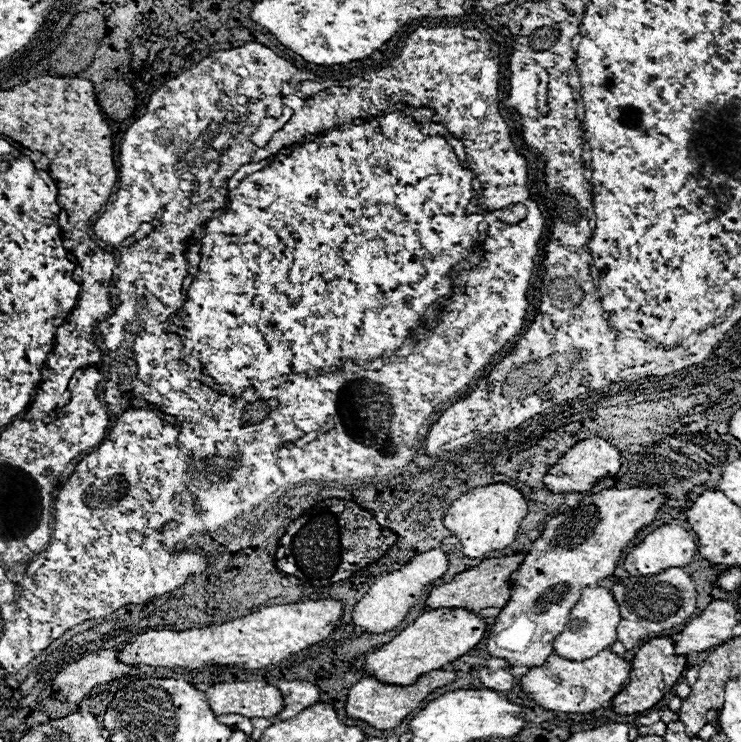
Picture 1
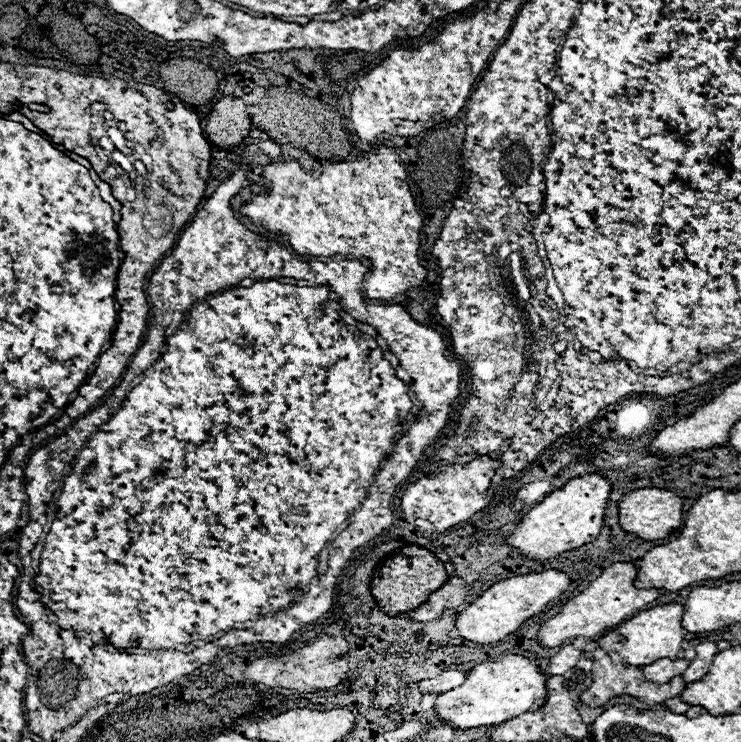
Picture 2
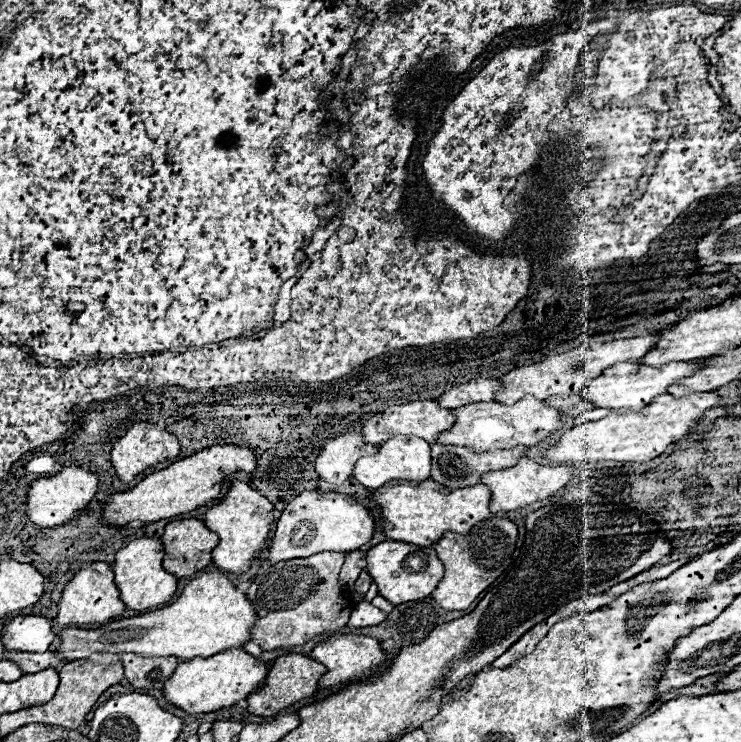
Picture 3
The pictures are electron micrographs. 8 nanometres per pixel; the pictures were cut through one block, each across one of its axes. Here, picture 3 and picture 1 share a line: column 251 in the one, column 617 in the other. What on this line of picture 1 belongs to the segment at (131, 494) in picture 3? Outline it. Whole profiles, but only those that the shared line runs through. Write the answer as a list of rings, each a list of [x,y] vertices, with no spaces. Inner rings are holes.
[[[592,436],[592,438],[586,438],[578,444],[574,444],[560,460],[558,464],[554,464],[548,474],[544,476],[544,484],[550,492],[554,494],[570,494],[570,492],[588,492],[592,490],[592,486],[604,478],[606,474],[608,476],[614,476],[616,472],[620,470],[620,452],[618,448],[614,448],[612,444],[608,444],[604,438],[598,438],[598,436]]]

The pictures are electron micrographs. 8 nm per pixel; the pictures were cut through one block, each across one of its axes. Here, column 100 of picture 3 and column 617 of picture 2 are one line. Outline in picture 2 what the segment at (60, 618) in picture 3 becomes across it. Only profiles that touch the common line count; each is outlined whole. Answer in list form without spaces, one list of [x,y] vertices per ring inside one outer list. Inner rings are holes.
[[[616,562],[608,568],[604,568],[604,572],[594,582],[590,582],[590,586],[584,592],[574,596],[568,604],[562,606],[562,610],[556,616],[552,616],[550,620],[546,620],[540,626],[536,640],[544,648],[554,648],[554,646],[560,646],[566,640],[572,640],[578,636],[594,638],[602,630],[606,630],[614,624],[620,624],[622,620],[628,620],[630,616],[638,614],[644,608],[644,604],[654,602],[660,596],[660,592],[656,588],[642,590],[642,588],[632,586],[634,578],[636,578],[634,562]]]

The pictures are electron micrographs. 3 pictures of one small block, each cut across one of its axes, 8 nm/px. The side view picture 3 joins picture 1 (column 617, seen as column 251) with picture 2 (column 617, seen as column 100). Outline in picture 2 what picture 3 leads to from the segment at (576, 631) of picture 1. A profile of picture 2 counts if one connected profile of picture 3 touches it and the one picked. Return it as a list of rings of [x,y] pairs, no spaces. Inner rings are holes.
[[[666,604],[666,606],[654,606],[650,610],[642,610],[640,614],[632,616],[618,628],[610,630],[602,638],[598,638],[598,644],[604,652],[618,652],[628,664],[632,666],[646,666],[650,662],[656,662],[658,658],[680,658],[682,640],[686,630],[682,628],[682,604]]]

